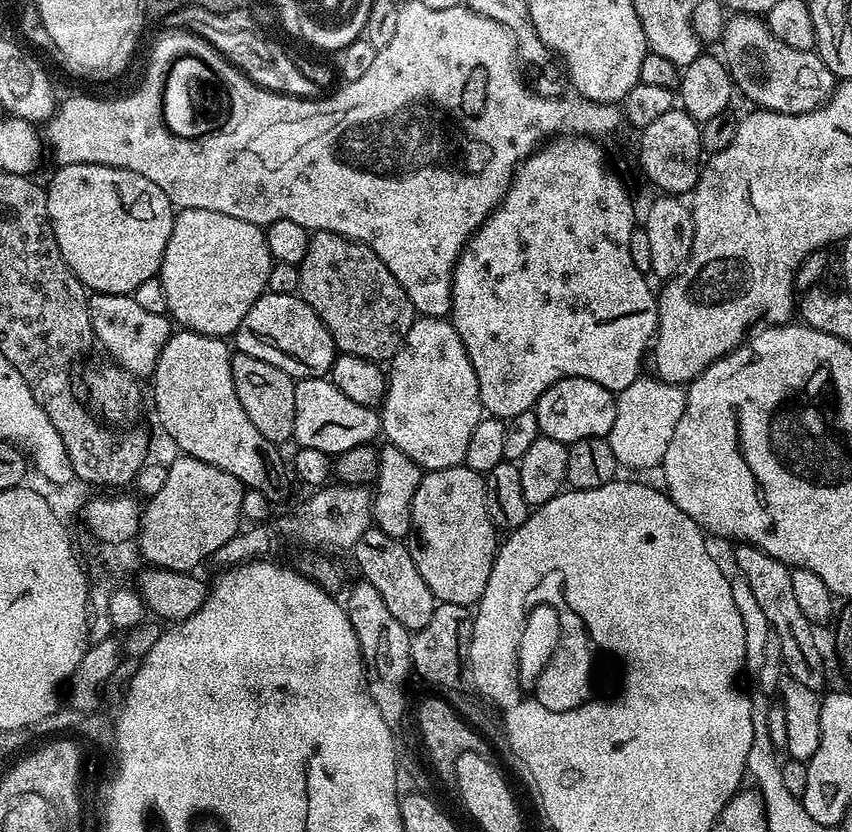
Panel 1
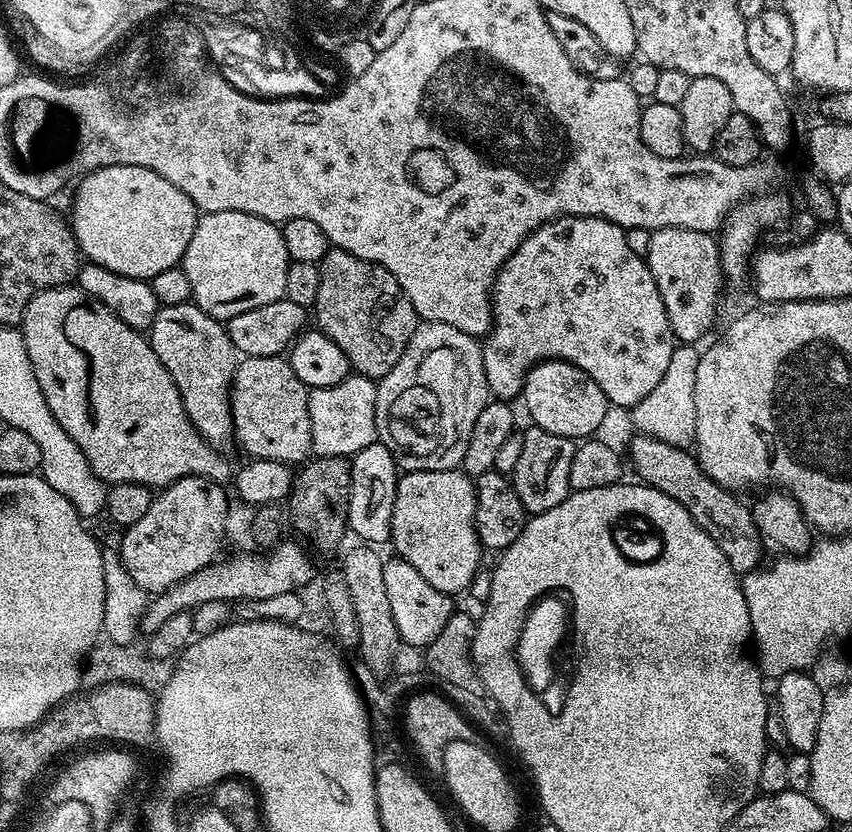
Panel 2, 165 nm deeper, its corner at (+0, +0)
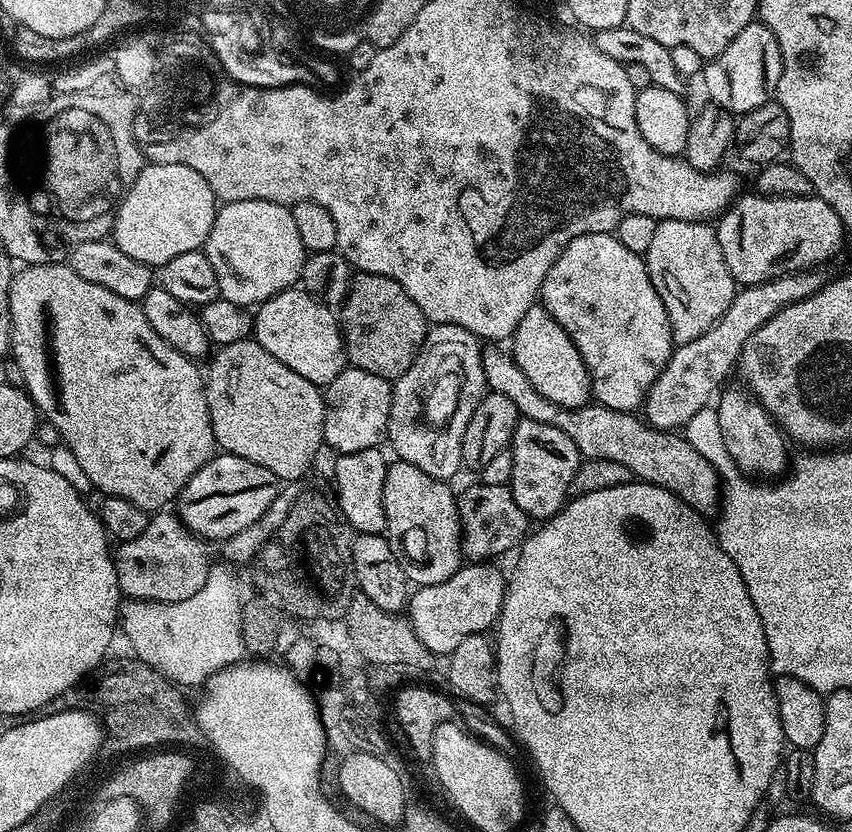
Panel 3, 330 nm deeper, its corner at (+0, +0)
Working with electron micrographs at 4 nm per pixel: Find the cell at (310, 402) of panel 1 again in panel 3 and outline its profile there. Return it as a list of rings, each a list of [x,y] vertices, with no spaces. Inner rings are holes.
[[[346,366],[334,382],[326,386],[324,392],[324,444],[333,448],[333,453],[345,456],[358,450],[380,448],[385,443],[390,422],[390,402],[392,401],[392,384],[370,374],[361,368]]]

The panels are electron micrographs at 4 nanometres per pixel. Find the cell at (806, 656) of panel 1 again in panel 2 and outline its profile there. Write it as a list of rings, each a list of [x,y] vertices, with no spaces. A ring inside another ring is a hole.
[[[636,434],[633,437],[631,471],[633,468],[643,483],[662,490],[662,494],[670,494],[674,502],[686,506],[694,522],[698,522],[698,526],[702,526],[702,530],[706,530],[706,534],[718,542],[718,550],[726,554],[726,562],[730,562],[737,574],[750,574],[755,568],[761,567],[763,560],[760,559],[764,556],[766,541],[754,522],[751,507],[743,504],[733,489],[724,488],[706,475],[700,461],[689,449],[670,446],[649,436]]]

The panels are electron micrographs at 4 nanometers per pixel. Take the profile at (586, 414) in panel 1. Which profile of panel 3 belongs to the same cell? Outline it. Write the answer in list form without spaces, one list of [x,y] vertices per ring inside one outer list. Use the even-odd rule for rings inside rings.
[[[533,306],[526,314],[526,318],[522,318],[522,322],[518,322],[518,330],[510,338],[511,344],[512,361],[519,366],[522,374],[526,374],[530,386],[534,386],[534,390],[538,390],[538,394],[542,394],[542,398],[554,402],[559,408],[581,408],[582,405],[593,399],[592,383],[588,377],[586,366],[582,362],[582,354],[578,354],[574,342],[566,334],[566,330],[562,330],[559,322],[543,306]]]

